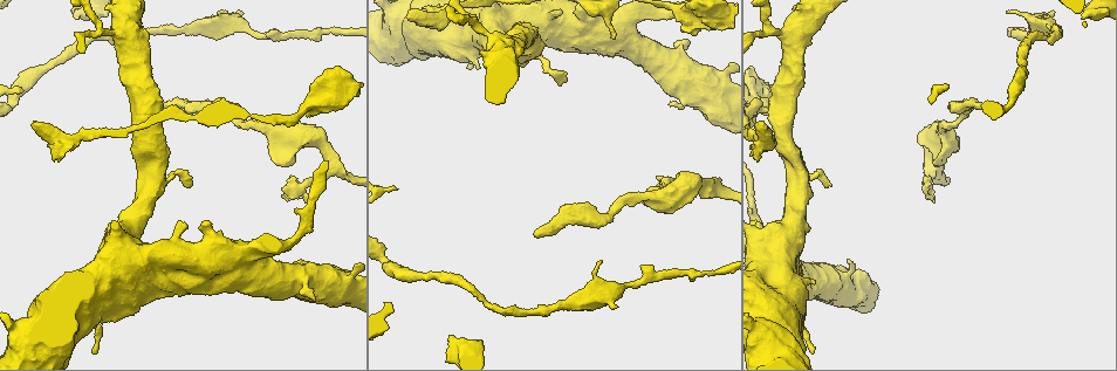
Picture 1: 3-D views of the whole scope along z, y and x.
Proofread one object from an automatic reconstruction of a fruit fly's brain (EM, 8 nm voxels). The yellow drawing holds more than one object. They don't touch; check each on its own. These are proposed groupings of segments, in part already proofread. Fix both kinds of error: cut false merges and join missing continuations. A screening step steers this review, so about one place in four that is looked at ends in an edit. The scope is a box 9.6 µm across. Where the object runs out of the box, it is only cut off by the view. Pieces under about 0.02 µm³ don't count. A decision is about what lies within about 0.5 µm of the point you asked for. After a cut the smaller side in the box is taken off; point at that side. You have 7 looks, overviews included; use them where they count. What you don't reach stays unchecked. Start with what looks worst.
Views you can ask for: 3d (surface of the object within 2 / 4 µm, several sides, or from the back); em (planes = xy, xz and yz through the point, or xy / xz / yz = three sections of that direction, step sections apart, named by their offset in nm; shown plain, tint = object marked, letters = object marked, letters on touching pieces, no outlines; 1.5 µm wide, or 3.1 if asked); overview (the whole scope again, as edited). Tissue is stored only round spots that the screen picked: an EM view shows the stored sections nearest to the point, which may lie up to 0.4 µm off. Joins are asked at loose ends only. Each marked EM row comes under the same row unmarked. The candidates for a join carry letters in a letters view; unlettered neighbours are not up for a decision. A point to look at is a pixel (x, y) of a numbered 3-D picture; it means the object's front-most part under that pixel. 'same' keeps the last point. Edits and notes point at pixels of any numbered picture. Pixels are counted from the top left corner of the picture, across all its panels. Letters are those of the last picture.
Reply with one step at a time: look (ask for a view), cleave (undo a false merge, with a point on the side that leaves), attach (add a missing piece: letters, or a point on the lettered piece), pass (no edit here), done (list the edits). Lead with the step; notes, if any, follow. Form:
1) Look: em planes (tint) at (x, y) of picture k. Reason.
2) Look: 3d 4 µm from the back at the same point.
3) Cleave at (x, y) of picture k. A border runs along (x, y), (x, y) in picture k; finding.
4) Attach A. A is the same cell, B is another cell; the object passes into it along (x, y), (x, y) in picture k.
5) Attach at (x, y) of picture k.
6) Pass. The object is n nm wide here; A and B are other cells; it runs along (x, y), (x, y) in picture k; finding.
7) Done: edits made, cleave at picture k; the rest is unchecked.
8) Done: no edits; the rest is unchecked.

Look: em yz step 4 (letters) at (980, 104) of picture 1. Branch stops here.

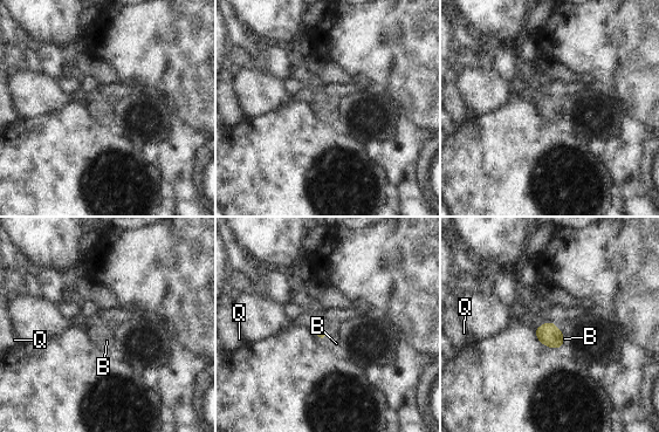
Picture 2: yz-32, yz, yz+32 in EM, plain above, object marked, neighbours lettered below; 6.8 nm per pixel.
Attach B. The longest contact is with B, 60 nm; B is the same cell, Q is another cell; the object passes into it along (321, 333), (325, 334), (336, 343) in picture 2; the neuron continues.

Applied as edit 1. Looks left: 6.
Look: em planes (letters) at (614, 36) of picture 1.

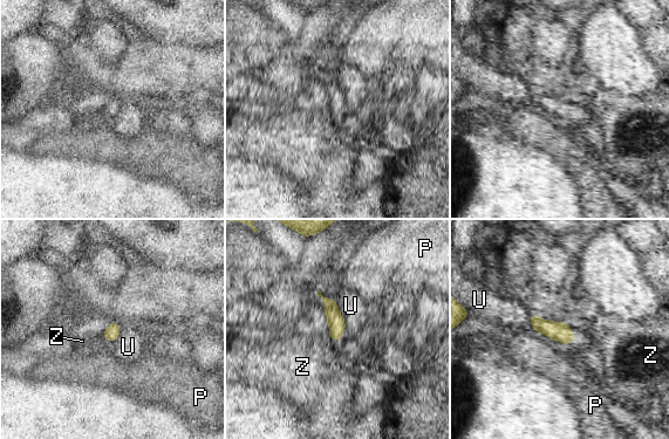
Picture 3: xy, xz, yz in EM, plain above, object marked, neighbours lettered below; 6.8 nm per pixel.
Pass. P, U and Z are other cells; a border runs along (332, 297), (343, 319), (346, 328) in picture 3; no lettered piece goes on from it.

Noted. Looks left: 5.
Look: 3d 4 µm at (491, 35) of picture 1. Thick turns thin.

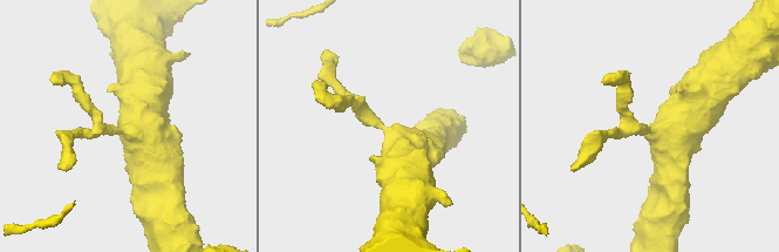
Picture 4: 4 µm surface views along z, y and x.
Look: em planes (letters) at (655, 132) of picture 4. Now the EM.

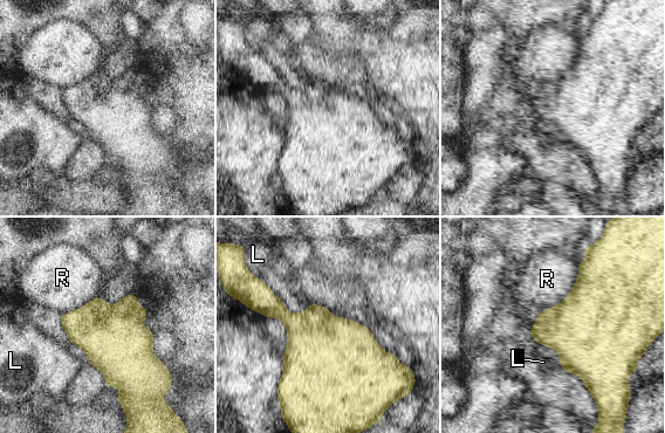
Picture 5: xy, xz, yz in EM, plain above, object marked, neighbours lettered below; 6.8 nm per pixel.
Pass. L and R are other cells; a border runs along (578, 262), (571, 291), (542, 309) in picture 5; continuous, no second neuron.

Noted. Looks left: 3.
Done: edits made, attach at picture 2; the rest is unchecked.

